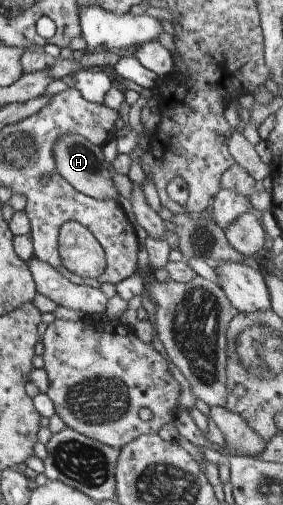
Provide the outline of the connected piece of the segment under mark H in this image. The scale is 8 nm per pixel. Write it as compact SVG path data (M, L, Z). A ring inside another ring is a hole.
M64 133L56 137L53 147L50 147L52 159L54 159L54 169L56 173L62 177L67 183L70 183L76 191L94 197L94 199L108 199L117 204L118 193L112 179L110 179L110 171L108 165L104 161L101 153L101 145L94 145L87 142L79 134Z

